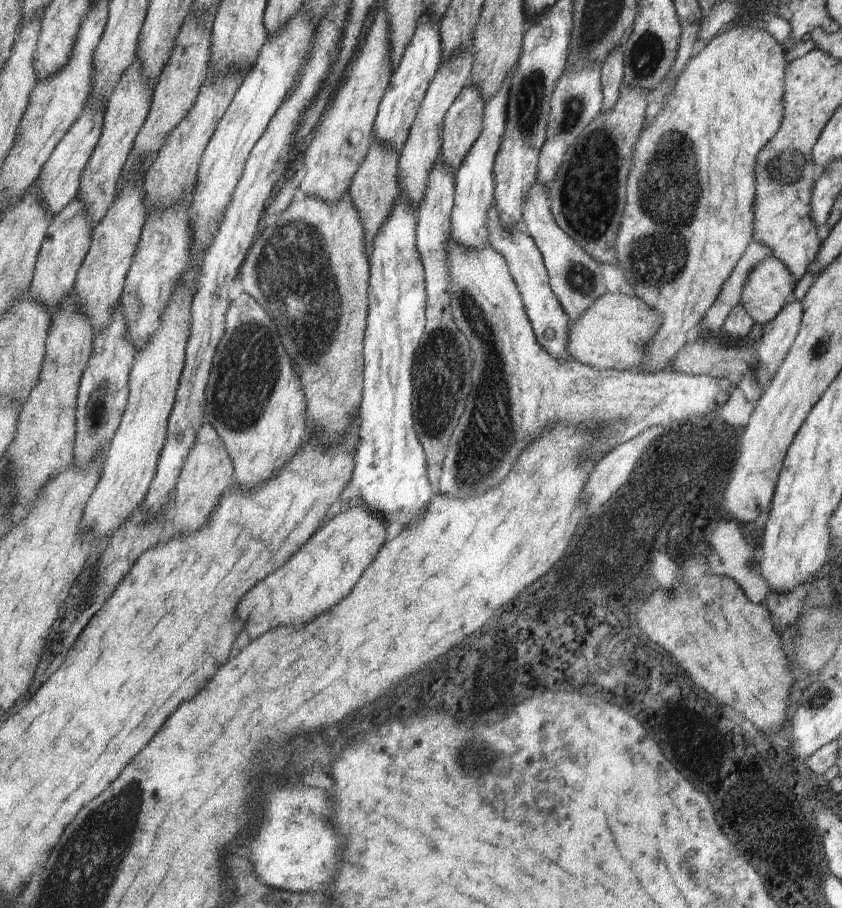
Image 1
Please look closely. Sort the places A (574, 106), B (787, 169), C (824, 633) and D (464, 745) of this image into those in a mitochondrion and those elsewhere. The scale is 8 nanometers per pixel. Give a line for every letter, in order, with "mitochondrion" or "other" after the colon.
A: mitochondrion
B: mitochondrion
C: mitochondrion
D: mitochondrion

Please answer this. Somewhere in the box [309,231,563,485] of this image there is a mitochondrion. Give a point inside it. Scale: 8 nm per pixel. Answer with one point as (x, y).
(443, 380)

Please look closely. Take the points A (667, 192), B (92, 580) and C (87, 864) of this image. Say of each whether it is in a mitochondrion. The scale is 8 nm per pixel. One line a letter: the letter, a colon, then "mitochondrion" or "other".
A: mitochondrion
B: other
C: mitochondrion

